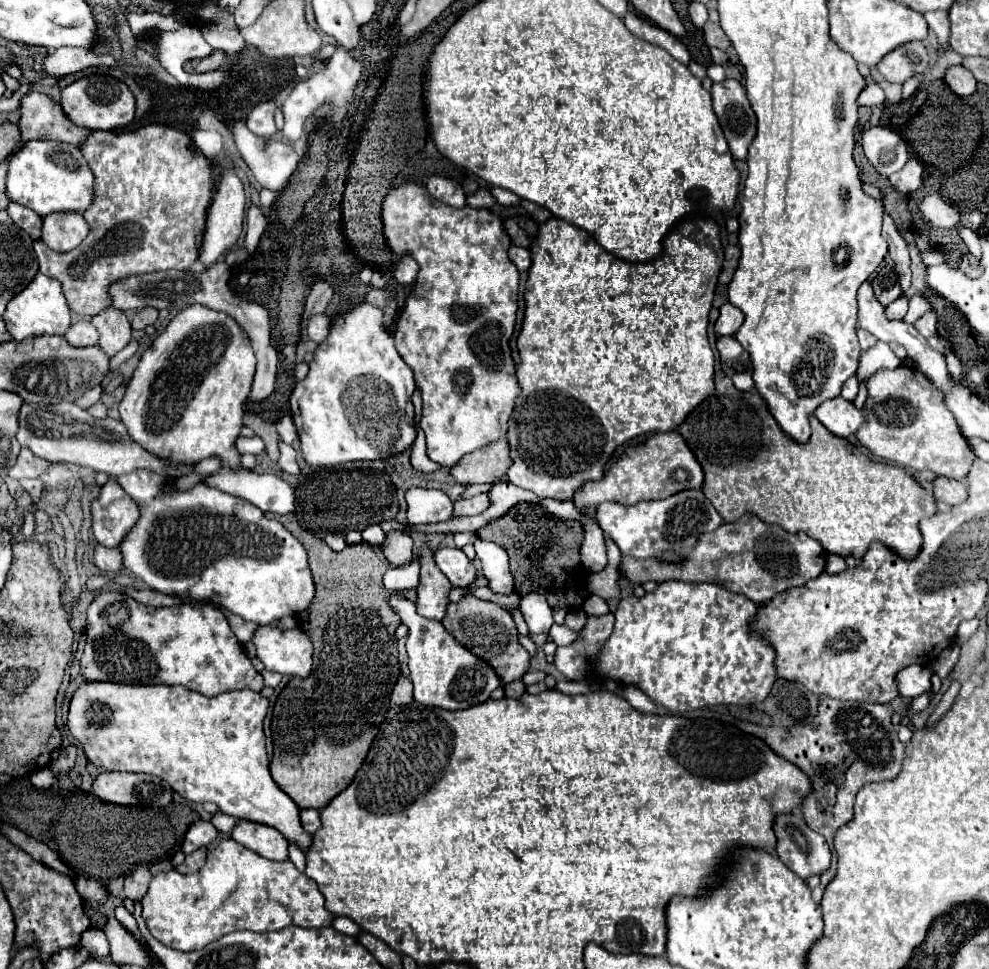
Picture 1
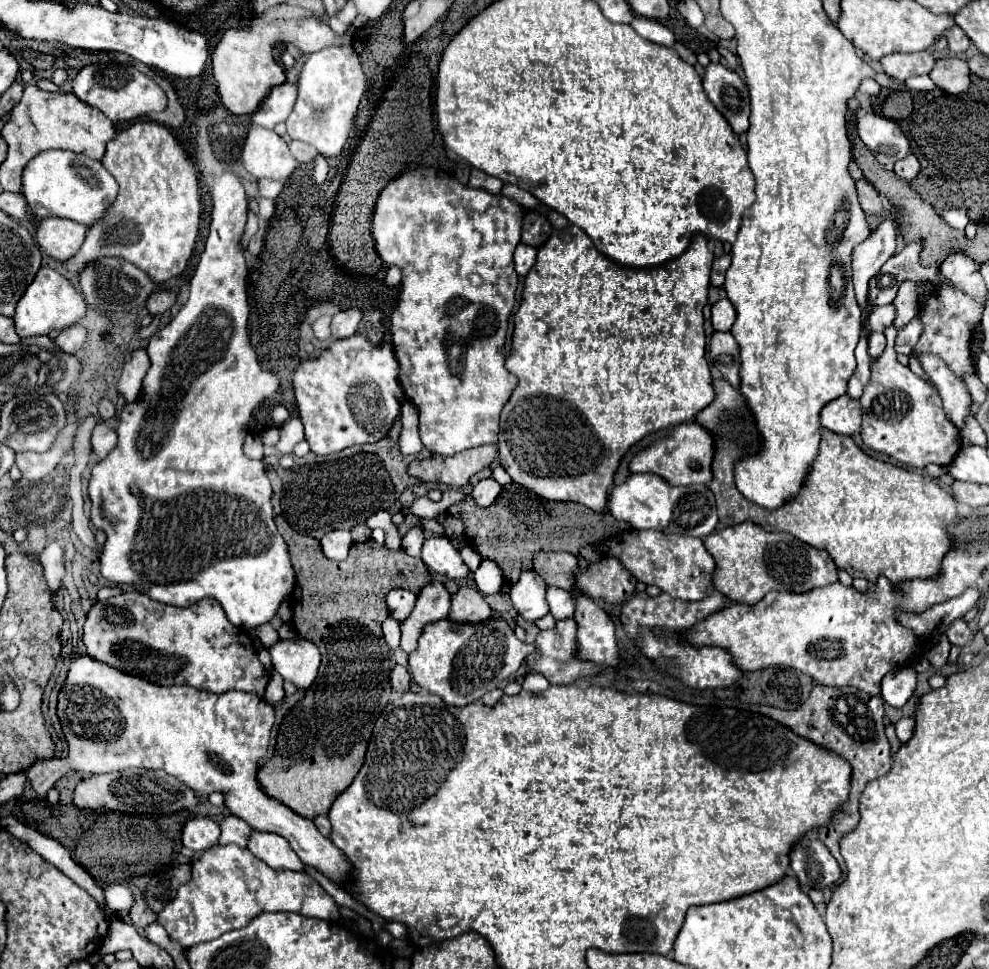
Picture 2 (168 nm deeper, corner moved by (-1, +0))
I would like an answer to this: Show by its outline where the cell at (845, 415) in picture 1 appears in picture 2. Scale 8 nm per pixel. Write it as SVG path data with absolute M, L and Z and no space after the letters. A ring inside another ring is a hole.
M843 394L821 410L821 426L843 436L853 436L861 430L861 404L859 400Z

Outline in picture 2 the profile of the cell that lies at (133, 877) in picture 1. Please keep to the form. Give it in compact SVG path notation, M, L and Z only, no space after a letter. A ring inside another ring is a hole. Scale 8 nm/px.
M133 888L133 896L135 896L135 906L129 912L129 918L133 922L133 926L137 926L139 930L145 930L149 924L153 924L157 920L157 916L147 908L145 904L145 892Z

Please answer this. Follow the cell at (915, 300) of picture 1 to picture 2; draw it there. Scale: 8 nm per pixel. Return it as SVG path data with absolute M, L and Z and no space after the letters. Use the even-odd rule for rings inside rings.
M891 326L885 330L885 336L887 346L883 354L871 362L871 380L861 396L863 444L913 468L925 468L927 464L949 466L961 448L959 430L947 420L937 390L897 360L893 348L897 330Z

